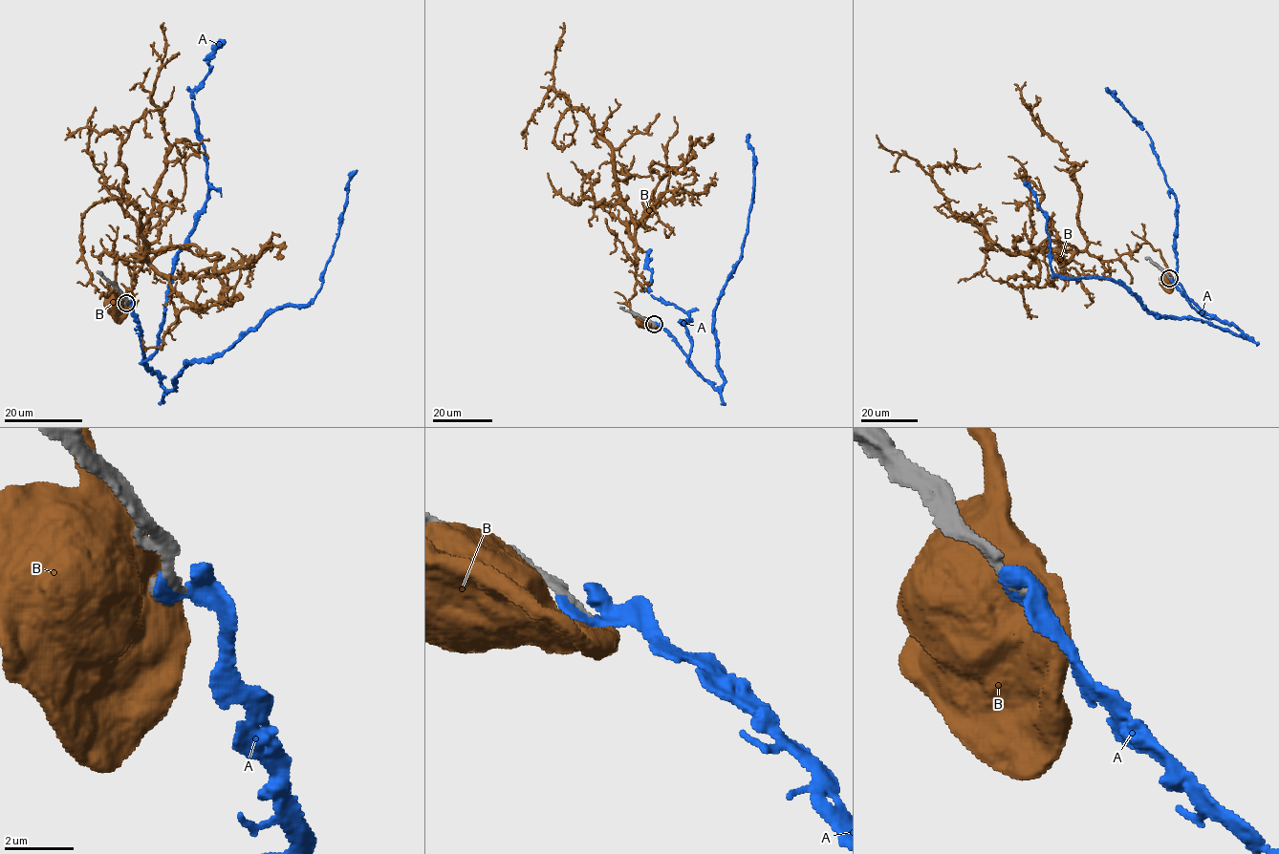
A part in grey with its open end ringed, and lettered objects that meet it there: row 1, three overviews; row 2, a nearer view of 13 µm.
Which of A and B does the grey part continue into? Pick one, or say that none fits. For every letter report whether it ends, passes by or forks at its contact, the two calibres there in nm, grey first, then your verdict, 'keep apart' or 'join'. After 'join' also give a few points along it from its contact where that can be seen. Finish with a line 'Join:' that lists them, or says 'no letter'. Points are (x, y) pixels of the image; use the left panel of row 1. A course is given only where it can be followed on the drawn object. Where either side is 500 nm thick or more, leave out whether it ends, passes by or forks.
A: it ends | 480/400 nm | join | via (125, 303), (147, 366), (175, 389), (184, 363), (221, 354), (279, 308), (312, 302), (357, 170)
B: 480/1000 nm | keep apart
Join: A

